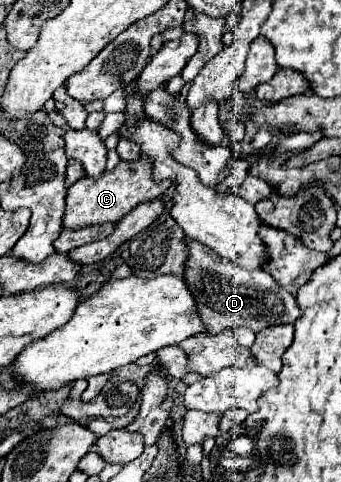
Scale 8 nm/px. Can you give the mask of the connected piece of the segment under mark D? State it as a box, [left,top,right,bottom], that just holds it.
[184,238,298,332]

